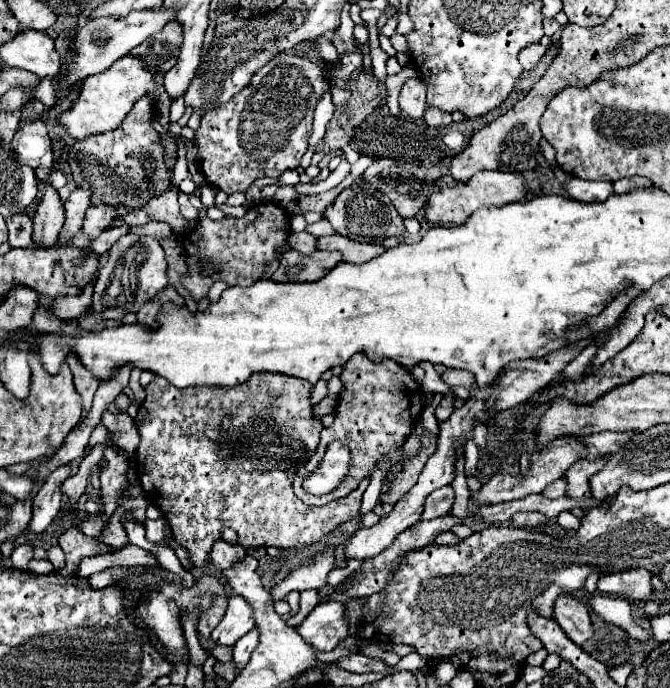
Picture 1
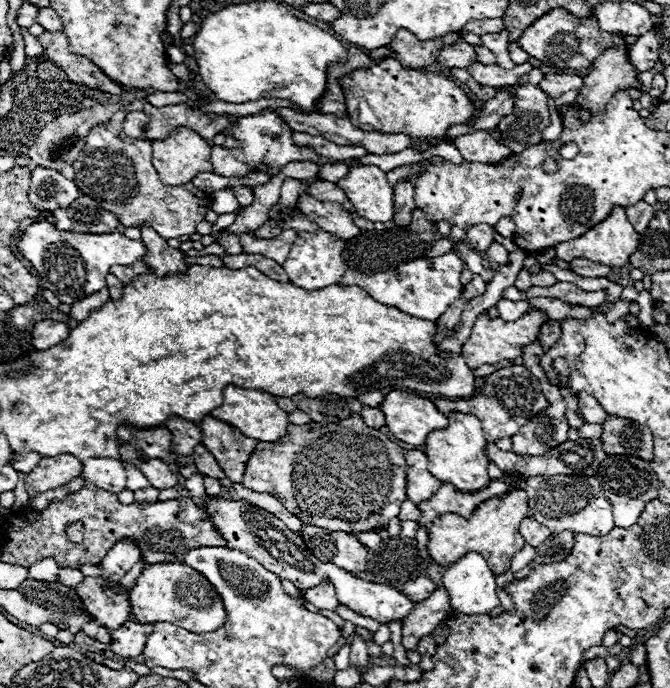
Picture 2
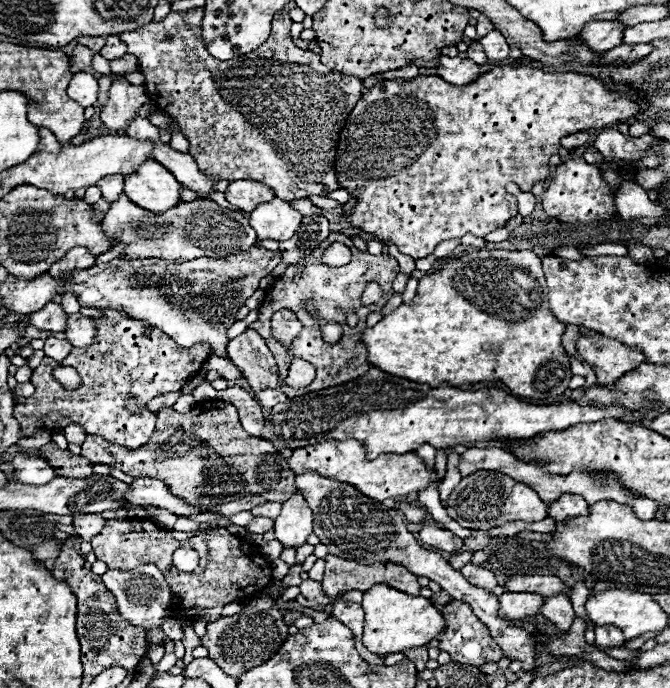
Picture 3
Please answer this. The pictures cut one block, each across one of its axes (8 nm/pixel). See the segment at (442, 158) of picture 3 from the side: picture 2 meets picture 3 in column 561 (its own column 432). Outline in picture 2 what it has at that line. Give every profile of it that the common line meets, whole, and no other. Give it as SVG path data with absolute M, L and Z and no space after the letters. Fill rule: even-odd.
M394 58L378 60L370 68L360 68L356 72L346 74L340 78L340 86L346 94L346 112L354 126L360 126L368 132L382 132L382 134L408 134L412 138L412 146L416 150L430 150L424 138L436 138L438 142L452 142L454 138L446 136L446 130L456 124L468 124L474 118L474 104L466 96L466 92L456 86L452 80L424 70L404 68ZM366 102L374 112L372 124L360 122L360 104Z

